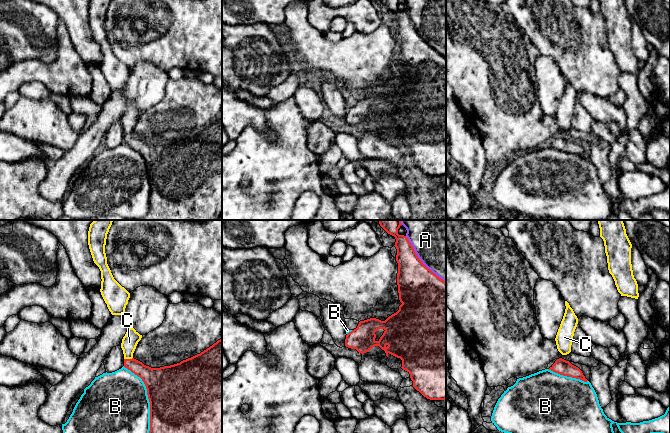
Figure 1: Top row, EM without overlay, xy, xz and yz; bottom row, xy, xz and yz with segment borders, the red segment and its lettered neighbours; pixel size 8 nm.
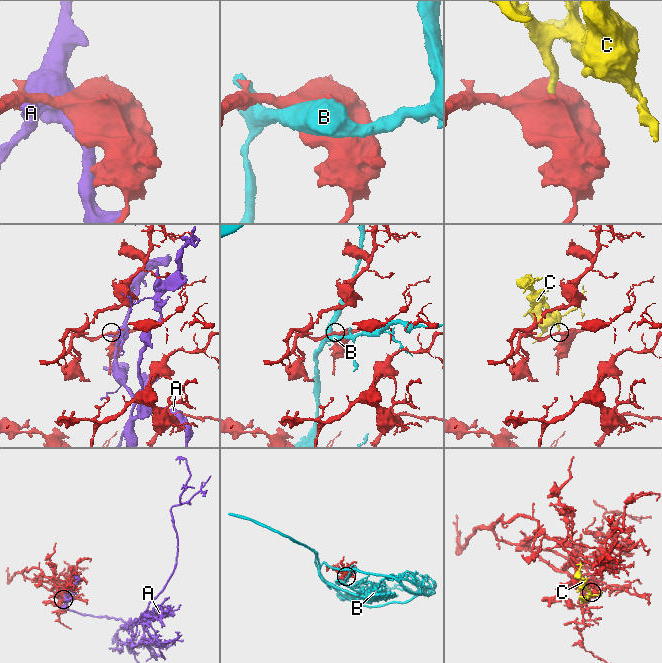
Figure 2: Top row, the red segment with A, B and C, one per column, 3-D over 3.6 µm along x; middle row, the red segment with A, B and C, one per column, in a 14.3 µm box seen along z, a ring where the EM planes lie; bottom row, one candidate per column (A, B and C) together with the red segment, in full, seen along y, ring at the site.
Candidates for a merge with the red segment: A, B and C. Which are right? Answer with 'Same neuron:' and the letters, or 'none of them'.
Same neuron: C

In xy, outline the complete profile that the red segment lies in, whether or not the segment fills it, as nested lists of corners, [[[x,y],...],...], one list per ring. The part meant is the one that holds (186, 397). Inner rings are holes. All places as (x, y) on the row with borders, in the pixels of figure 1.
[[[130,327],[122,339],[121,348],[124,367],[140,377],[147,389],[150,402],[149,433],[222,433],[222,338],[200,354],[160,368],[151,368],[133,358],[141,338],[142,335]]]

